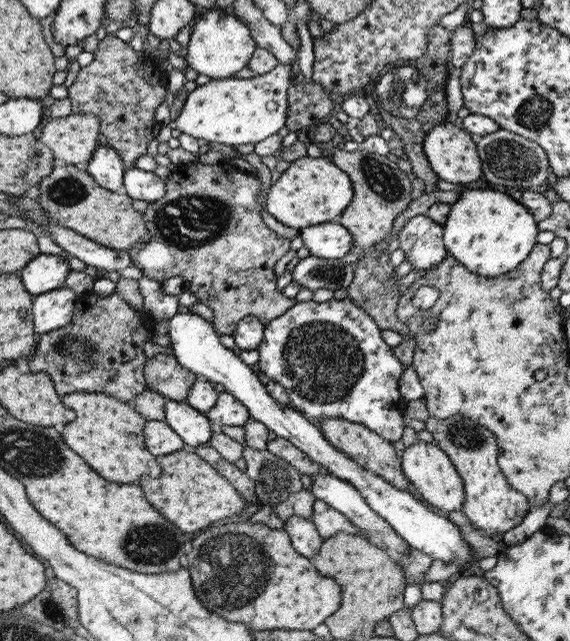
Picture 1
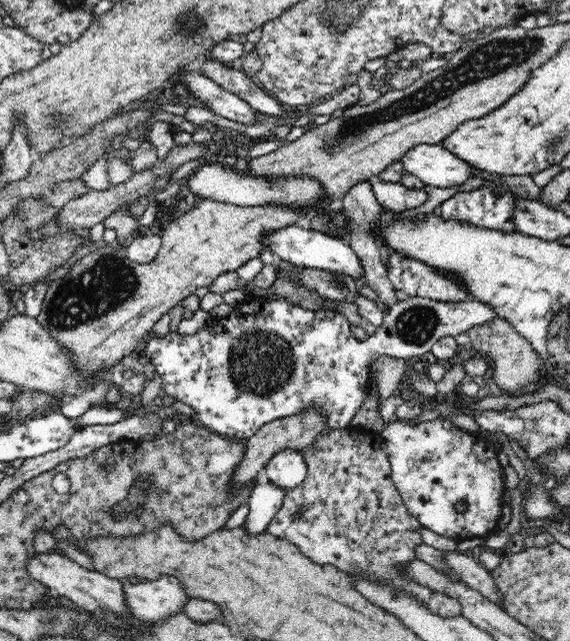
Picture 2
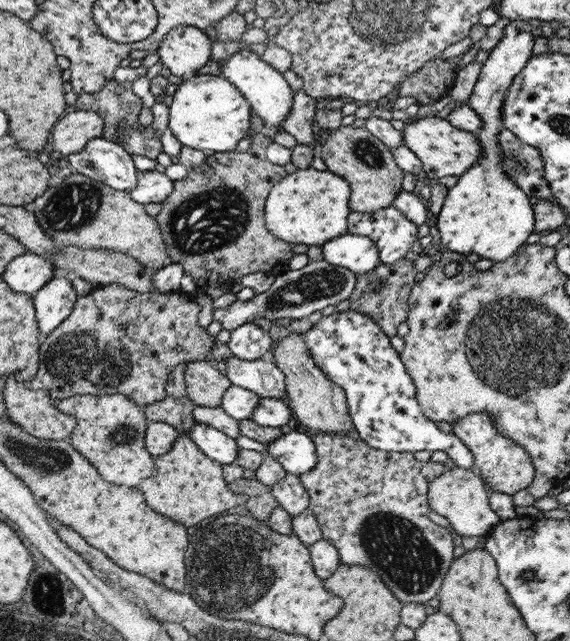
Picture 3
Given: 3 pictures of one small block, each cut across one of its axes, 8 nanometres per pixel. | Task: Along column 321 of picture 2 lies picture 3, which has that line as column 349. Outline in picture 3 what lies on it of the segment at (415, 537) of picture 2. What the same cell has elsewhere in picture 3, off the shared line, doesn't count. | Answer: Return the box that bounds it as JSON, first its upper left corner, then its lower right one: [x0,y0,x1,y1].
[299,432,453,604]

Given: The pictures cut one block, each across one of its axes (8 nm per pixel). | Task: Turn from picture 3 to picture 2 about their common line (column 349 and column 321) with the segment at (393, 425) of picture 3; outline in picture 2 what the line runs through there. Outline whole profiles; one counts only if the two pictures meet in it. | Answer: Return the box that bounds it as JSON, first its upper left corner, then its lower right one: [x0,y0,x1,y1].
[139,296,498,441]

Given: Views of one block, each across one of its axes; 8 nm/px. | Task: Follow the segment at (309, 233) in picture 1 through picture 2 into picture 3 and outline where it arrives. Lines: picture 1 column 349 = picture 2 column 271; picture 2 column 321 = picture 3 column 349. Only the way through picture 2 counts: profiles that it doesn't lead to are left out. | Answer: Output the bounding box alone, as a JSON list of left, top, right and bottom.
[320,232,379,275]

